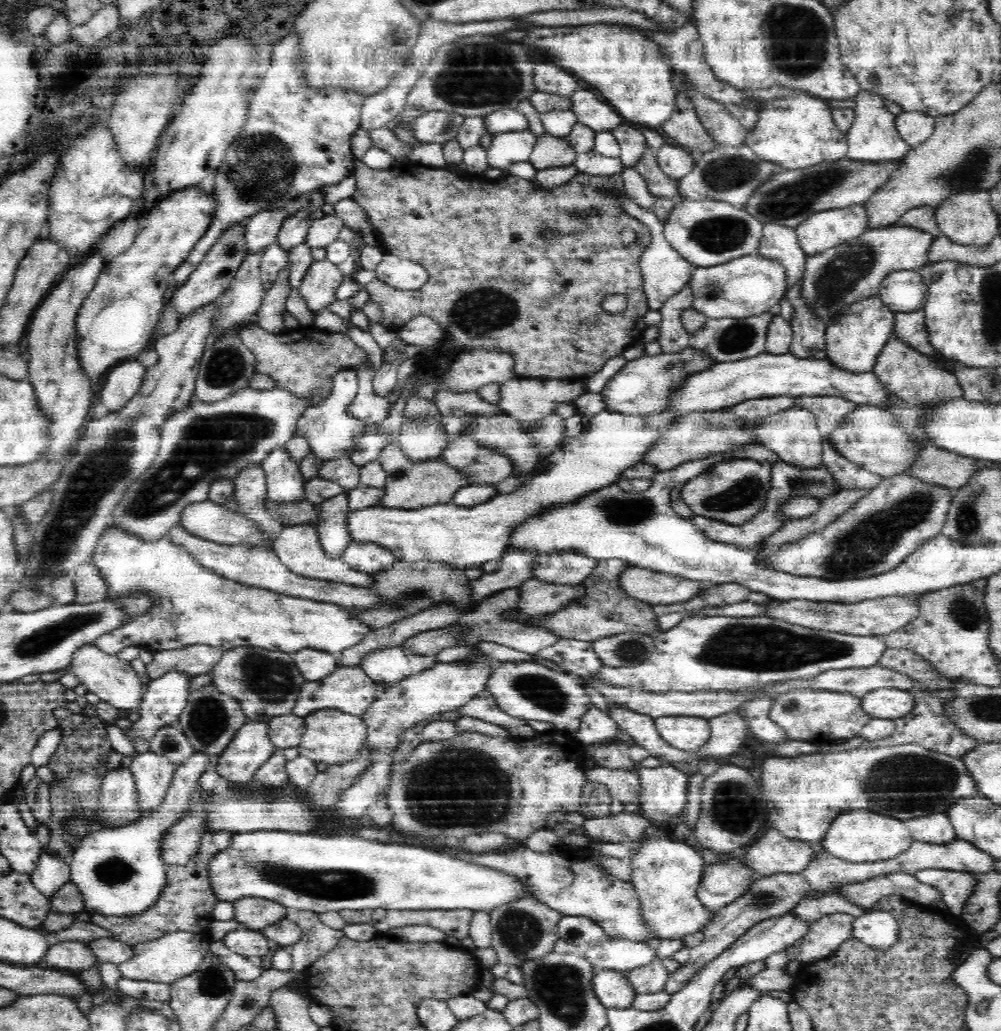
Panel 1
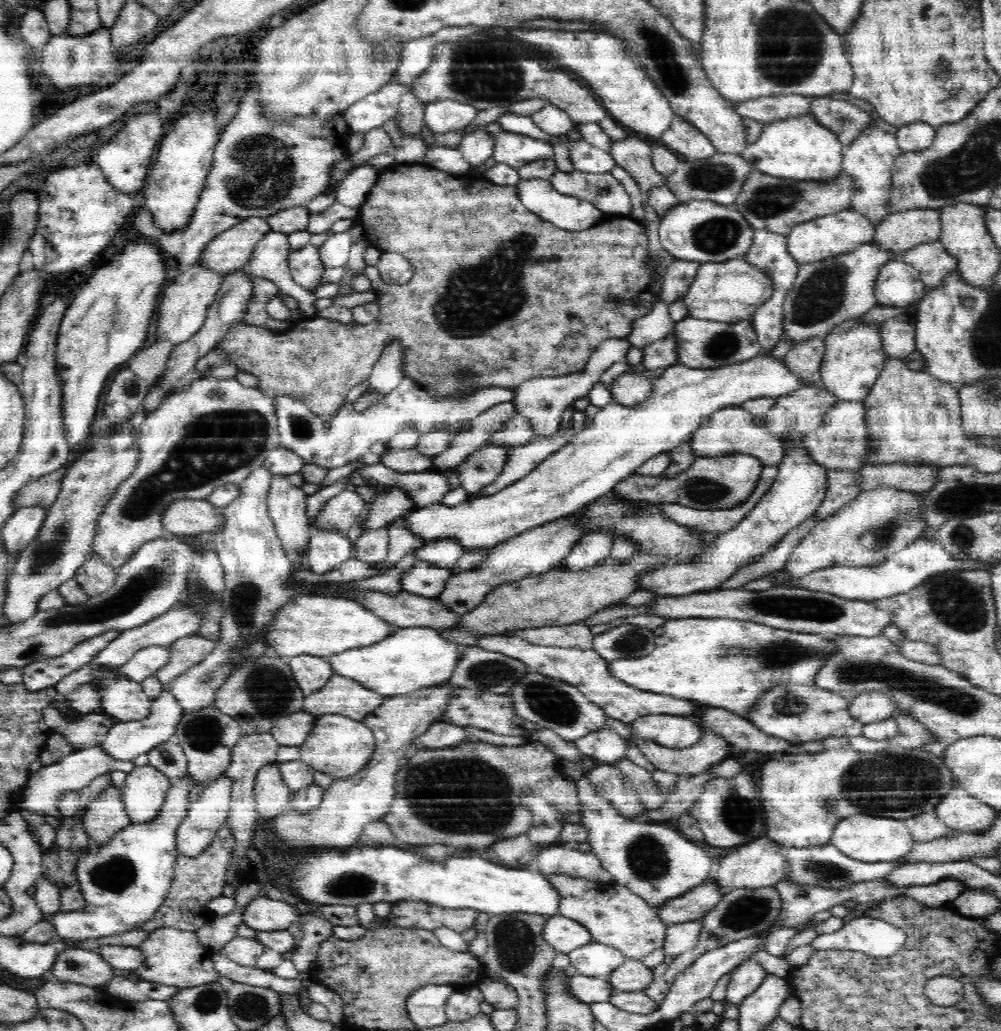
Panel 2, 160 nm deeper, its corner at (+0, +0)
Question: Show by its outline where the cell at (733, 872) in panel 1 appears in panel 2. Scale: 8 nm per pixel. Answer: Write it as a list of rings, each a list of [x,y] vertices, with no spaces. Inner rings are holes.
[[[709,879],[691,888],[682,897],[666,902],[660,909],[655,909],[659,917],[668,925],[702,920],[726,896],[724,886]]]

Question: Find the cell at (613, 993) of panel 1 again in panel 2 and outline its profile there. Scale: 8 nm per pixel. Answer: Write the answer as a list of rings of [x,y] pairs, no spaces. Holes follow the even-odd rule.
[[[570,973],[567,984],[569,984],[567,986],[569,992],[586,1005],[608,1002],[610,996],[614,996],[614,988],[604,977],[594,978],[593,976]]]

